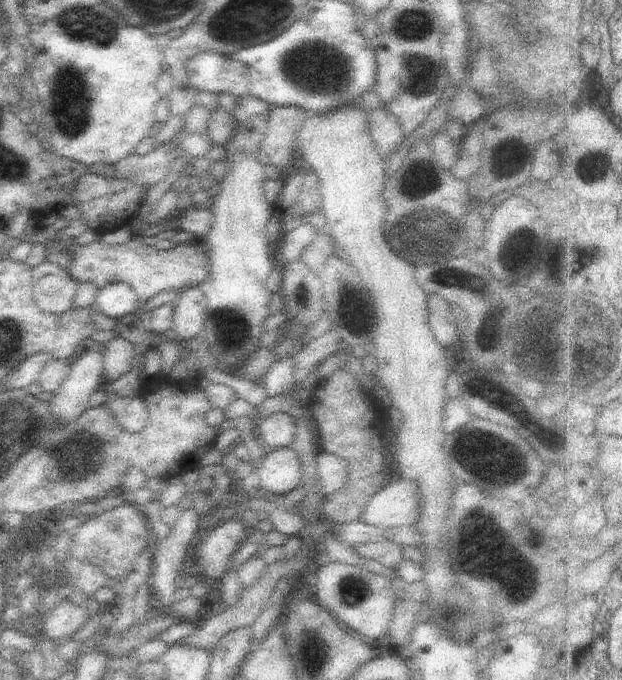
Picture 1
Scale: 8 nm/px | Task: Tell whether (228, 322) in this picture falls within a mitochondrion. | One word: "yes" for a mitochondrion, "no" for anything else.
yes

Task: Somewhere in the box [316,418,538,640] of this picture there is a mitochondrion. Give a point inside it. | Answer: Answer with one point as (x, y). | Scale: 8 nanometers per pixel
(481, 458)

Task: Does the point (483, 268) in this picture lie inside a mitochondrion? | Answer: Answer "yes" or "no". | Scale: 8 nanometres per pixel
no

